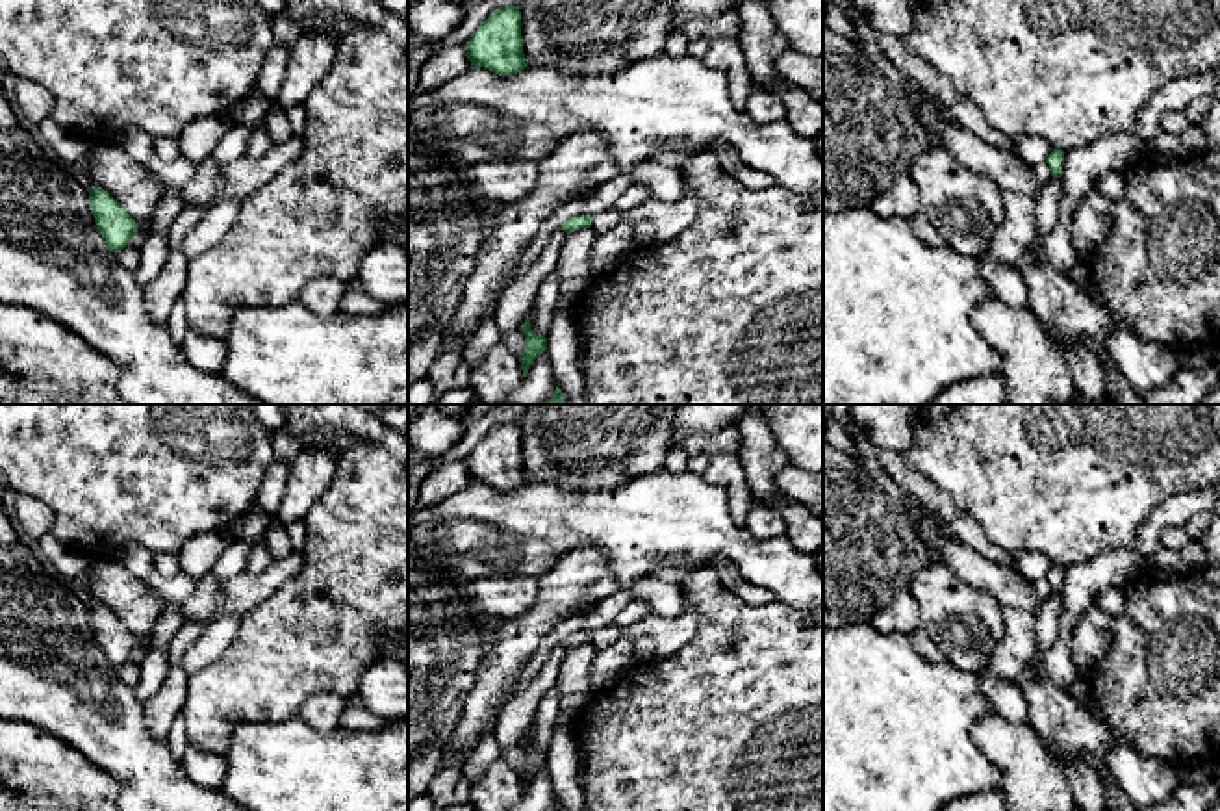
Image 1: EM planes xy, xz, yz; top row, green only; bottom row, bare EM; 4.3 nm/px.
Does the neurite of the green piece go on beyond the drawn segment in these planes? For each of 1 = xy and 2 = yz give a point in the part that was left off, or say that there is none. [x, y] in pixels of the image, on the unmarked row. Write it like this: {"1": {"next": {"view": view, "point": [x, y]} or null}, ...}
{"1": {"next": null}, "2": {"next": null}}

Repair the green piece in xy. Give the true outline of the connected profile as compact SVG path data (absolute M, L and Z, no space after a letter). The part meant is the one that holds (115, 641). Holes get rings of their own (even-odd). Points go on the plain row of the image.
M91 603L89 622L109 666L119 668L135 650L135 635L102 603Z

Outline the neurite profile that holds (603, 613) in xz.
M617 588L612 596L604 598L597 605L593 605L588 616L573 616L560 622L551 633L547 633L532 657L525 663L519 677L515 692L528 687L540 668L545 664L549 653L562 644L562 640L575 631L597 631L614 624L616 614L623 609L623 605L632 598L630 588Z

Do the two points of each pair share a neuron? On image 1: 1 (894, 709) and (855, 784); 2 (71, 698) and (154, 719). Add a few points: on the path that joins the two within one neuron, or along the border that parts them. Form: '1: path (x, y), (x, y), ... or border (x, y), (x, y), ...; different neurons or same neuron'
1: path (876, 728), (855, 748), (855, 765); same neuron
2: border (143, 704), (143, 726), (156, 737), (165, 739); different neurons

